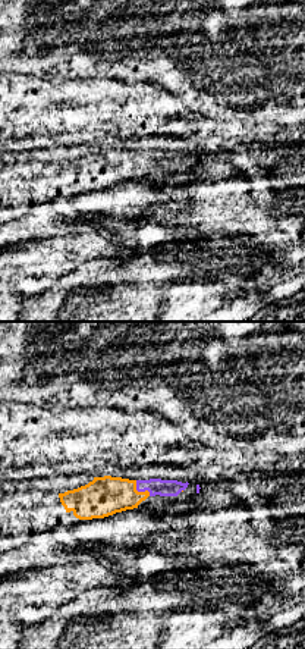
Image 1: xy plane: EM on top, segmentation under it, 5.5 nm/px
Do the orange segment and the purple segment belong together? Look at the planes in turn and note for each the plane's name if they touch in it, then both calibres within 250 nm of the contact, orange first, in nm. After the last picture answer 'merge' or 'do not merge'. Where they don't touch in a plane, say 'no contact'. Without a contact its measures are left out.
meets orange in xy; 220 nm thick on the orange side, 100 nm on the other

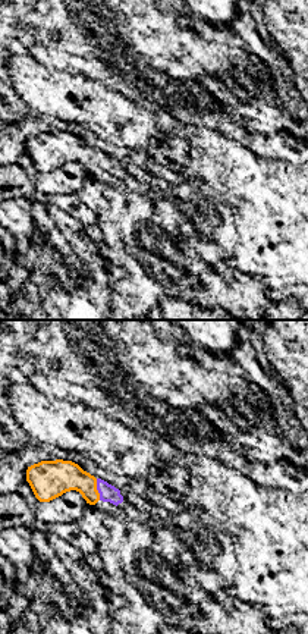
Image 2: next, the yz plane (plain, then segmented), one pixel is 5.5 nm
meets orange in yz; 200 nm thick on the orange side, 100 nm on the other

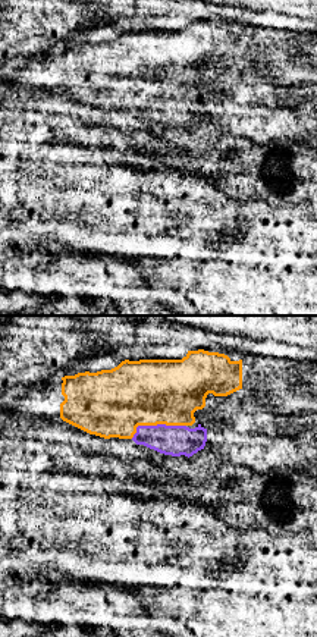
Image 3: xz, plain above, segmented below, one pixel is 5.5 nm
meets orange in xz; 360 nm thick on the orange side, 170 nm on the other

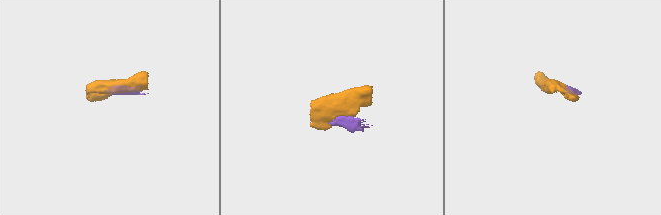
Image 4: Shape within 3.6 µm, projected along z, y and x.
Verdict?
merge

